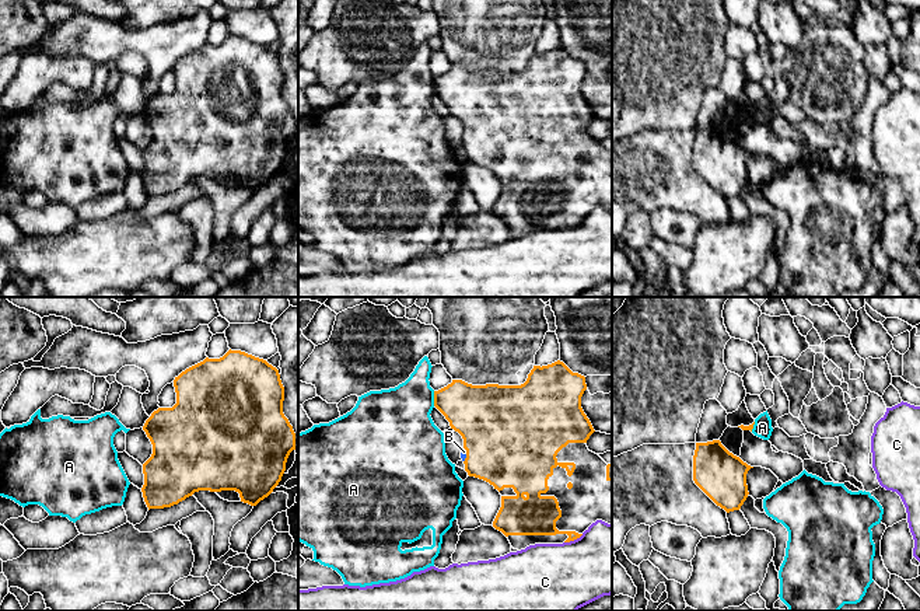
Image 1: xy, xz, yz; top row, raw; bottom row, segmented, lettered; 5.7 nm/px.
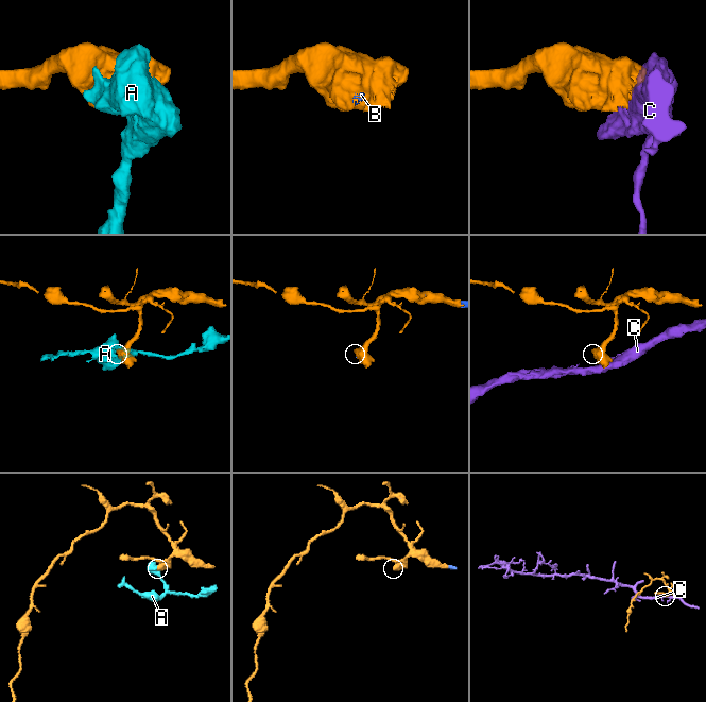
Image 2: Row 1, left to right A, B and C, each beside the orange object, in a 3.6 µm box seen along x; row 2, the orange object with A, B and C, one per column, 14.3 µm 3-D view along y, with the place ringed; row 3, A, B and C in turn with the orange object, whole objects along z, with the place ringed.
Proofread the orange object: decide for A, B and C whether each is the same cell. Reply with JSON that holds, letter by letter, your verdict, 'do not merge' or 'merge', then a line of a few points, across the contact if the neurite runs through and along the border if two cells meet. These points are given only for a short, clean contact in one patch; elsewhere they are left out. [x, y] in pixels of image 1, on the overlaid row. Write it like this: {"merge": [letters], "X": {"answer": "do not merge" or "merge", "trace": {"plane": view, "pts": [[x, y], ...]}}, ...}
{"merge": ["B"], "A": {"answer": "do not merge"}, "B": {"answer": "merge"}, "C": {"answer": "do not merge"}}

